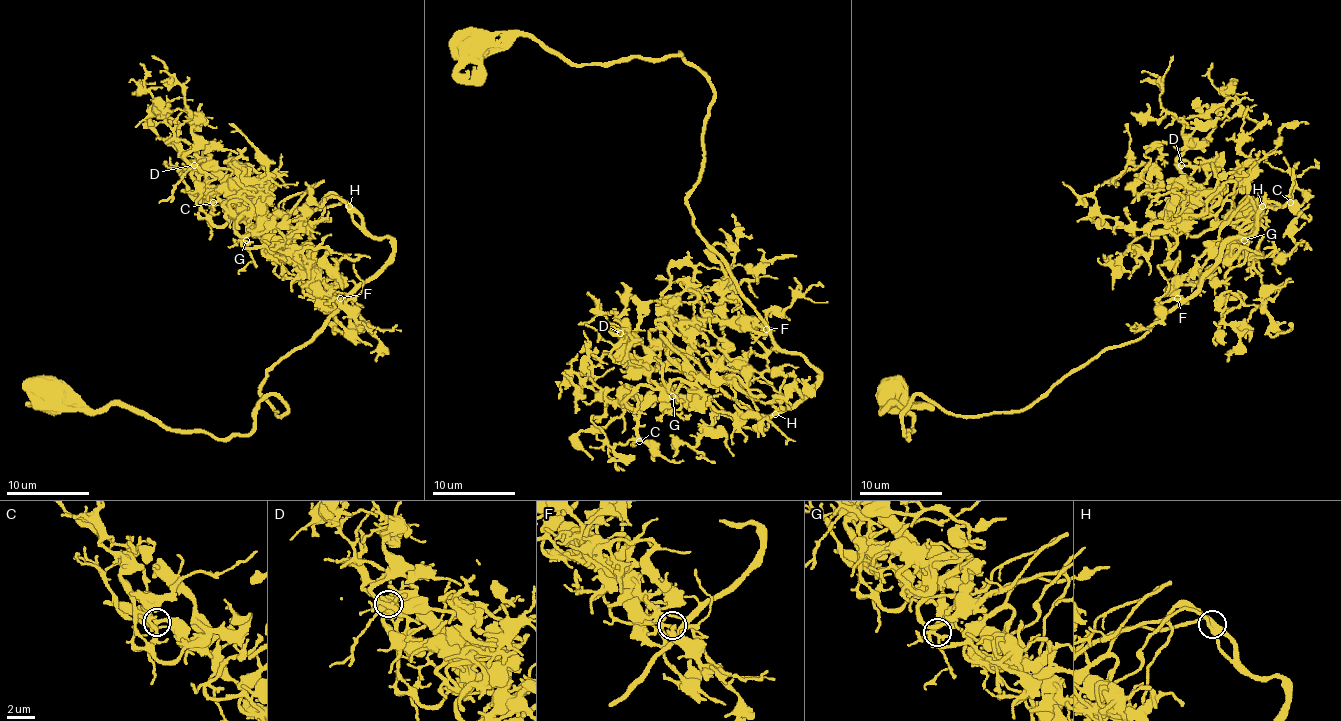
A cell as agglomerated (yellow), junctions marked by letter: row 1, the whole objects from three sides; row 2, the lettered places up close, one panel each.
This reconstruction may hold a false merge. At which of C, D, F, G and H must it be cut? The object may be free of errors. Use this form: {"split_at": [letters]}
{"split_at": []}

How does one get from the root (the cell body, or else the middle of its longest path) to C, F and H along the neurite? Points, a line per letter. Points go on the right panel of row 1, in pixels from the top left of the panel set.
C: (892, 396), (906, 438), (917, 394), (1025, 411), (1179, 306), (1254, 219), (1240, 208), (1234, 225), (1290, 202)
F: (892, 396), (883, 411), (912, 417), (906, 438), (917, 394), (956, 415), (1025, 411), (1177, 298)
H: (892, 396), (883, 411), (912, 417), (906, 438), (917, 394), (956, 415), (1029, 409), (1186, 302), (1263, 206)

